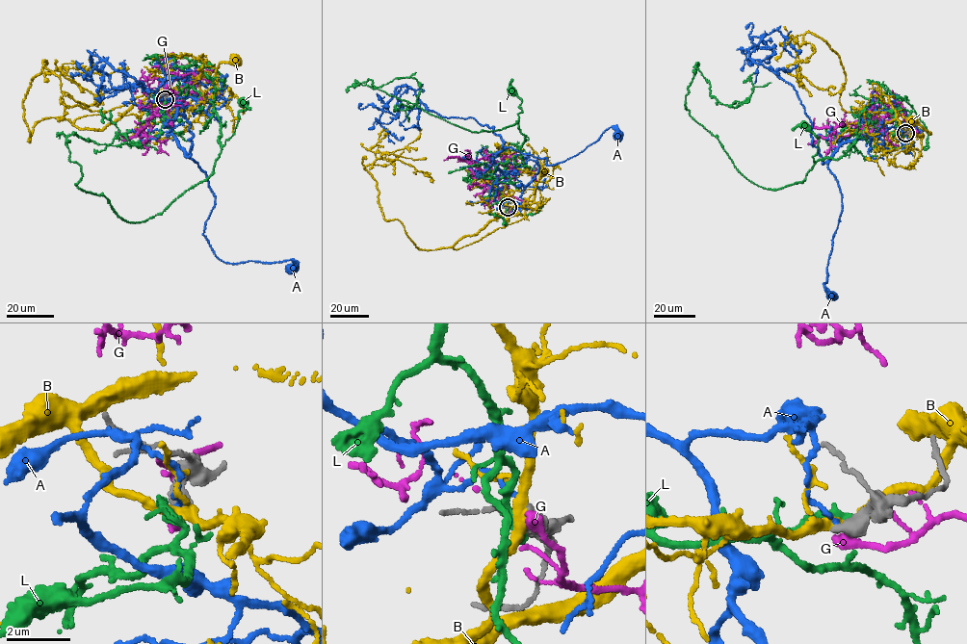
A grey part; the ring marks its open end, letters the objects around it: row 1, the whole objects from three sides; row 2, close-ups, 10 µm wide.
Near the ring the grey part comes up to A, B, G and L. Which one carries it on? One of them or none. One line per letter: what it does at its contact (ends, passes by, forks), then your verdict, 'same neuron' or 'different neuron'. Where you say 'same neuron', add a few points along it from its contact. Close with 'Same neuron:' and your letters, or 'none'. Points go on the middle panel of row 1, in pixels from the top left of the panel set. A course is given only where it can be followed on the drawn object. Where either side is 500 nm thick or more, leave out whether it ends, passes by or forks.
A: it ends | different neuron
B: it passes by | different neuron
G: it ends | different neuron
L: different neuron
Same neuron: none

